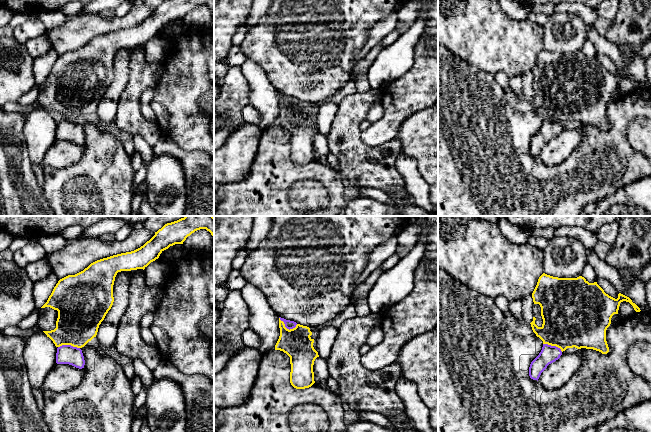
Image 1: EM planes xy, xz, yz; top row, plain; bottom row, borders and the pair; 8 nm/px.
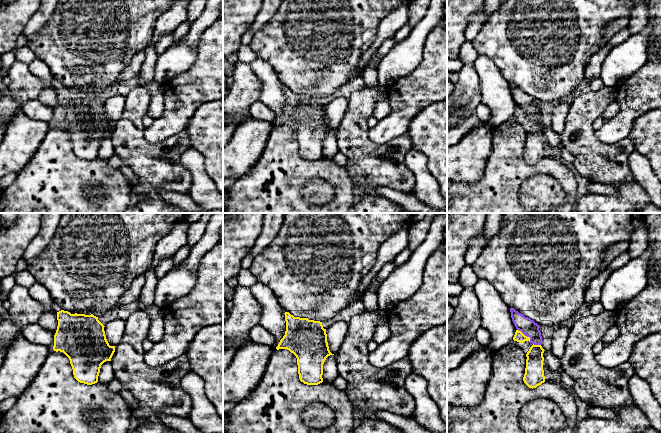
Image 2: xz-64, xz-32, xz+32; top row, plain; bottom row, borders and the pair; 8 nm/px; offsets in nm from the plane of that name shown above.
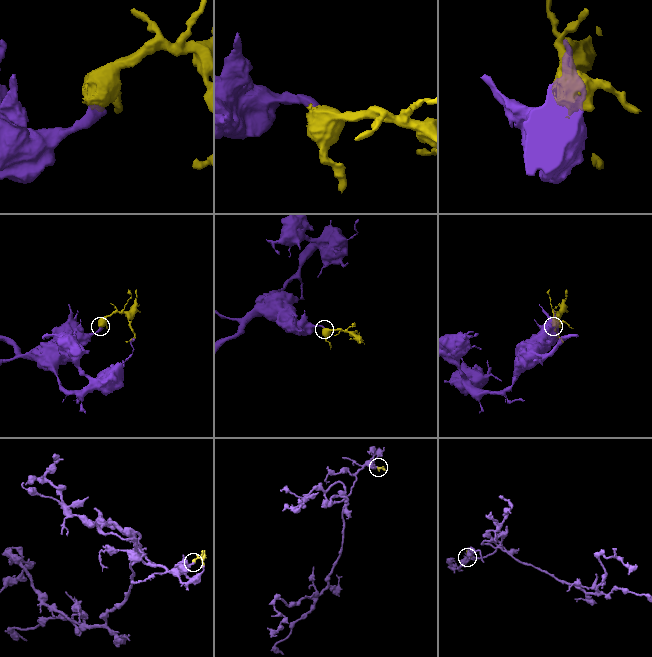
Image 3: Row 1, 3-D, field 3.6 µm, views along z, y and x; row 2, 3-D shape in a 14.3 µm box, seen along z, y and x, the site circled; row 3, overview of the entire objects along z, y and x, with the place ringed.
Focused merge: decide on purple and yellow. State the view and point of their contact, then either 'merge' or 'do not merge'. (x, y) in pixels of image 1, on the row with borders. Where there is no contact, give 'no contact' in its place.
xz (287, 328) | do not merge

